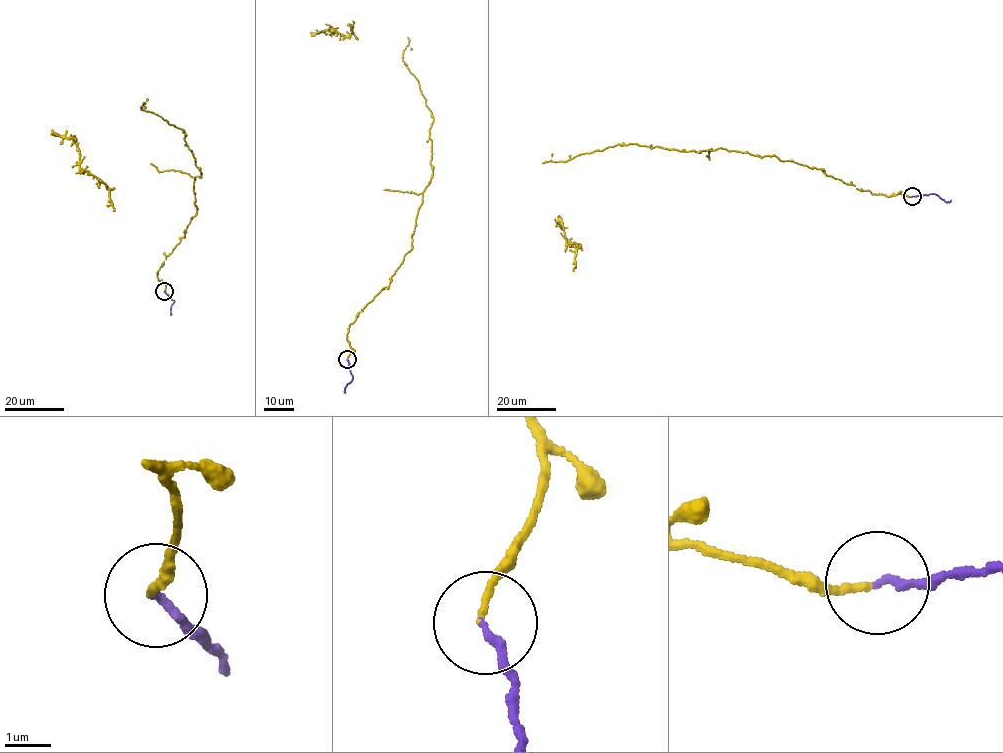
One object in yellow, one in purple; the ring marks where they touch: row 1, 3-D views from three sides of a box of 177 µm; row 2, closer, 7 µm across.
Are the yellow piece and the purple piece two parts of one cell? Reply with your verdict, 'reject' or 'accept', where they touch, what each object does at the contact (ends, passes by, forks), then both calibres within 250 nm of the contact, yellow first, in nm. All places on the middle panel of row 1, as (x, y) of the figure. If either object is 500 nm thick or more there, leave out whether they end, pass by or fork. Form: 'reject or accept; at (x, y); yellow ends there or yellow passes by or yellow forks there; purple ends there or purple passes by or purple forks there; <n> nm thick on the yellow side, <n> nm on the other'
accept; at (347, 359); yellow ends there; purple ends there; 120 nm thick on the yellow side, 160 nm on the other

